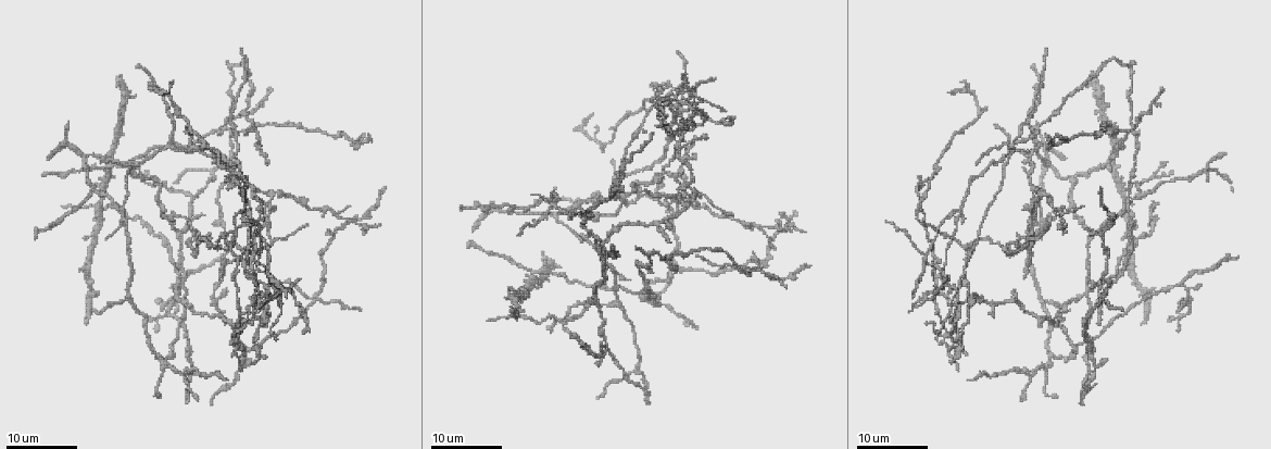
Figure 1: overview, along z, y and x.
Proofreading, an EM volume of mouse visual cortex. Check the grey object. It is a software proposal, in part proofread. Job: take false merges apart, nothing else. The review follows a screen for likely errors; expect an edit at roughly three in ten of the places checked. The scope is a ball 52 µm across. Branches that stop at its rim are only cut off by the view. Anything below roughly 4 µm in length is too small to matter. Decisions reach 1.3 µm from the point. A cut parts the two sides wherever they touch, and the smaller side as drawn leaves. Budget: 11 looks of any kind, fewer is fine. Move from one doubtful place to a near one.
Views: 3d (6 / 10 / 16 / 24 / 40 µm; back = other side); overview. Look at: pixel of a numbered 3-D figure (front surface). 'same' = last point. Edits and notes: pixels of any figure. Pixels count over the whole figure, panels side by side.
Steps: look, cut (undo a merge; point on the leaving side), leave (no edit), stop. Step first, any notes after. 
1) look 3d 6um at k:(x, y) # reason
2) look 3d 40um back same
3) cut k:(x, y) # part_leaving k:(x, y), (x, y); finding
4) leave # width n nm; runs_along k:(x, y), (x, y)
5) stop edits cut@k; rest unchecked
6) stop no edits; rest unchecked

look 3d 16um at 1:(744, 269) # four arms meet

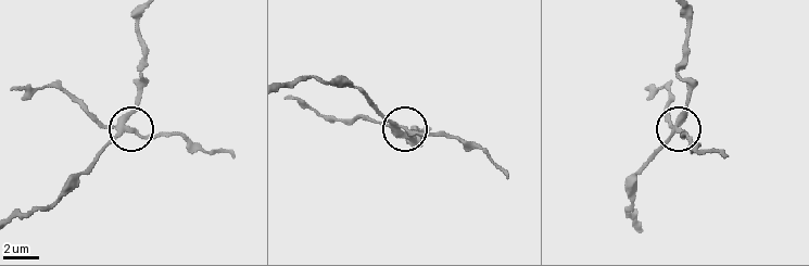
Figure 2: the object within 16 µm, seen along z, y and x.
look 3d 6um at 2:(128, 128)

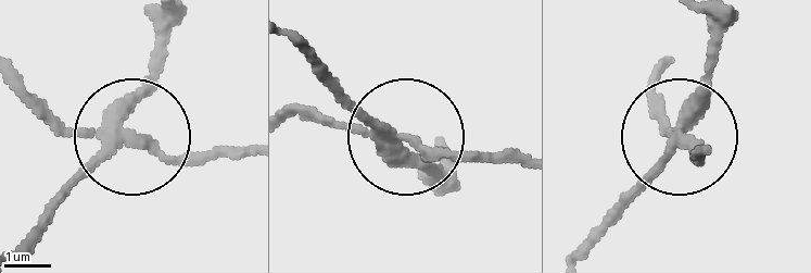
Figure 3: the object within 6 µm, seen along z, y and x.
look 3d 6um back at 3:(409, 143) # from behind

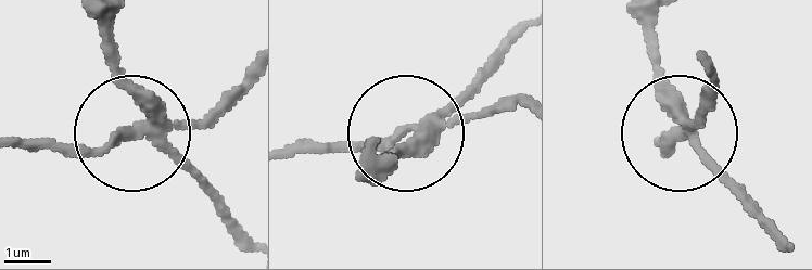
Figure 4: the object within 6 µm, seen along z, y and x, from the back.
cut 4:(223, 115) # arms 4; part_leaving 4:(152, 124), (86, 148), (15, 148); a second neuron is stuck on

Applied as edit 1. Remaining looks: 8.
look 3d 24um at 1:(1062, 327) # three-way junction

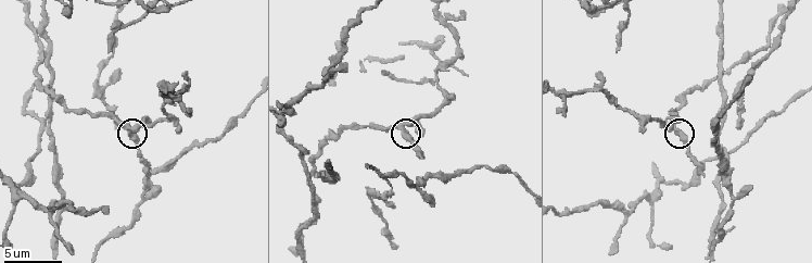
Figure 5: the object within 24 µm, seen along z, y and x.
look 3d 6um at 5:(127, 133)

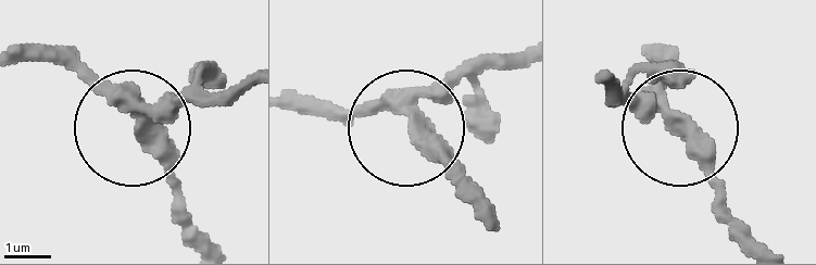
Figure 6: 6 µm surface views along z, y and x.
leave # side_arm 43 um; runs_along 6:(251, 86), (180, 90), (134, 117), (57, 47); continuous, no second neuron

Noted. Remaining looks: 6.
look 3d 6um at 5:(430, 177)

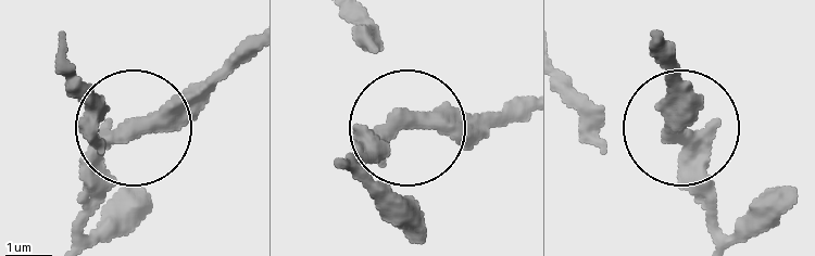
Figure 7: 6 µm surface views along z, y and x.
look 3d 6um back at 7:(138, 123)

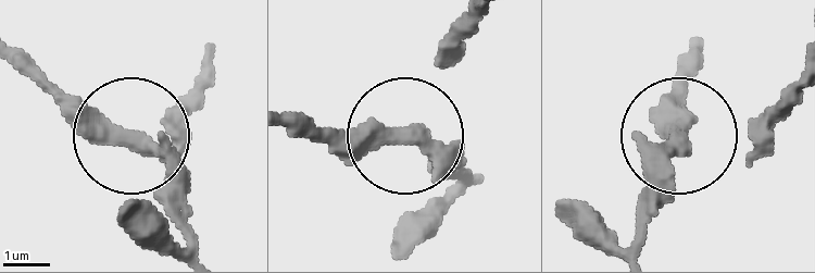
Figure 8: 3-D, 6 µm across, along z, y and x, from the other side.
leave # side_arm 11 um; runs_along 8:(475, 27), (416, 133), (463, 163); all the same neuron

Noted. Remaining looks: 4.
look overview

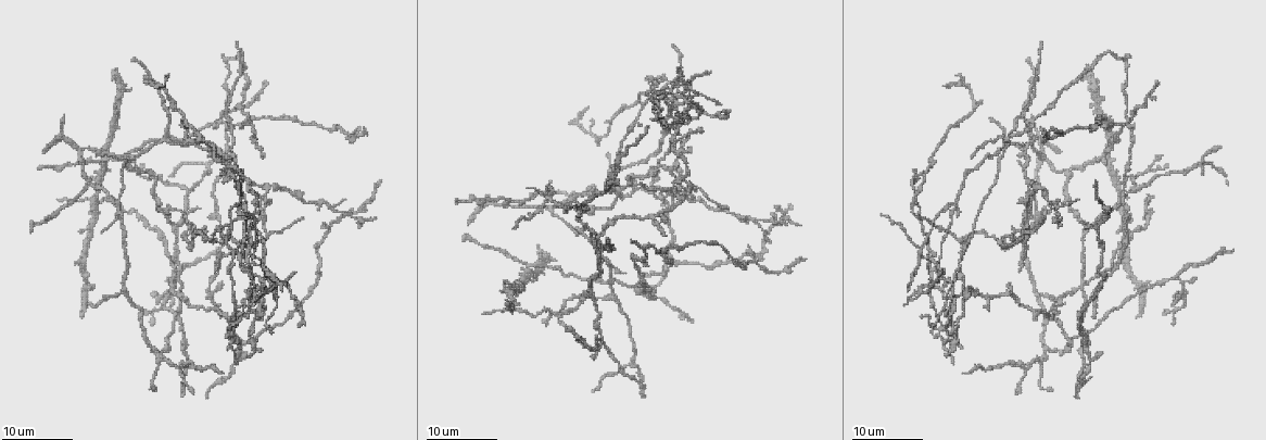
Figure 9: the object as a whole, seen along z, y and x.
look 3d 24um at 9:(268, 288)

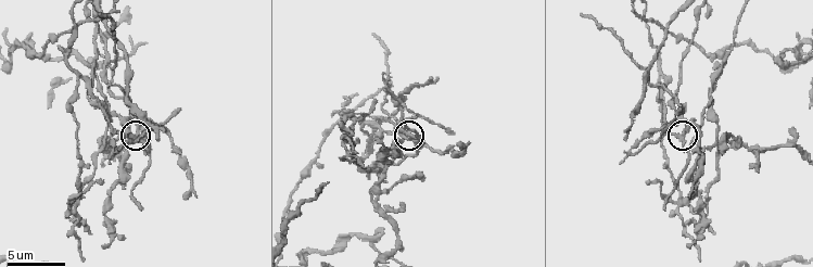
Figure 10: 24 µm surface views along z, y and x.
look 3d 10um at 10:(139, 131)

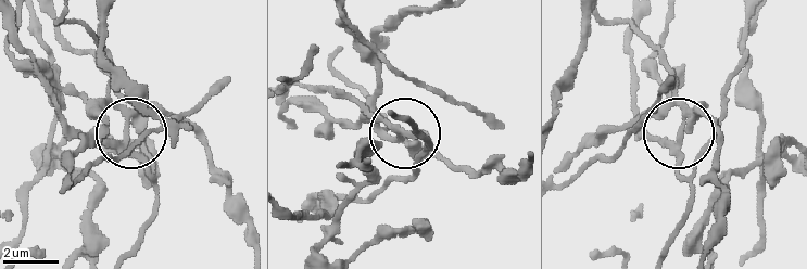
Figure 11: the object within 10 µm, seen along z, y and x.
cut 11:(395, 131) # width 230 nm; a second neuron is stuck on

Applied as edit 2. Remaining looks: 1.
stop edits cut@4, cut@11; rest unchecked

